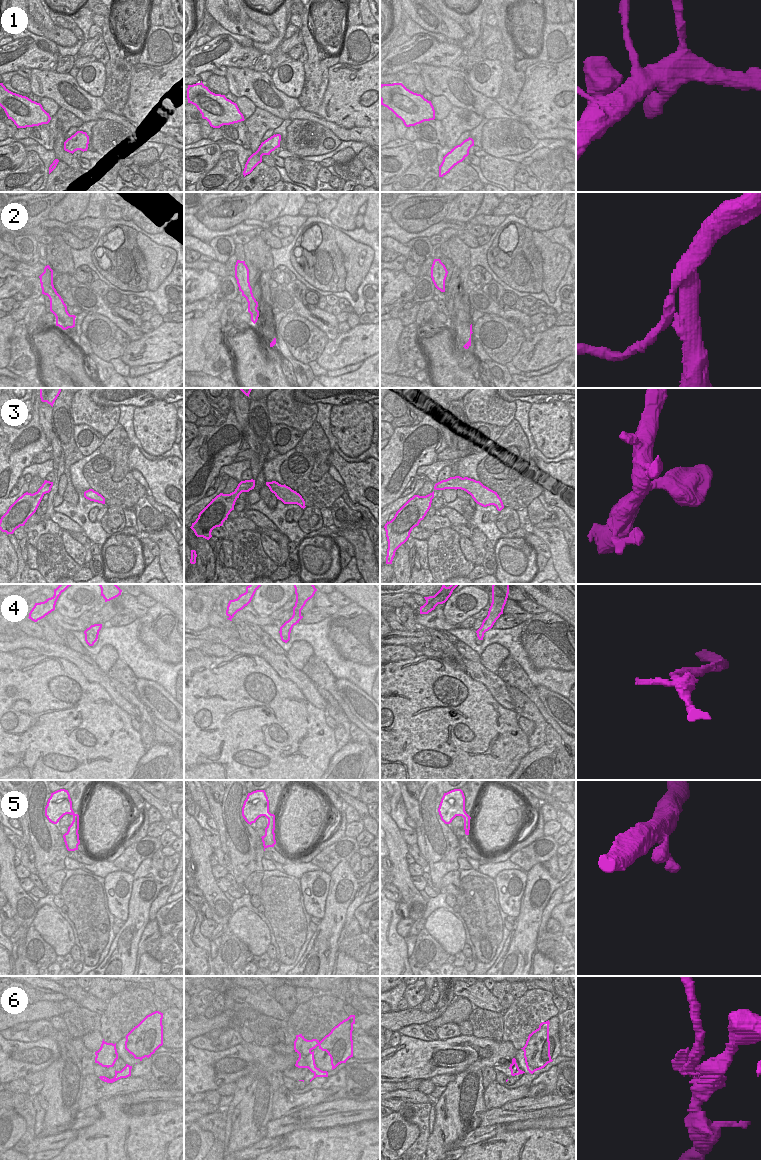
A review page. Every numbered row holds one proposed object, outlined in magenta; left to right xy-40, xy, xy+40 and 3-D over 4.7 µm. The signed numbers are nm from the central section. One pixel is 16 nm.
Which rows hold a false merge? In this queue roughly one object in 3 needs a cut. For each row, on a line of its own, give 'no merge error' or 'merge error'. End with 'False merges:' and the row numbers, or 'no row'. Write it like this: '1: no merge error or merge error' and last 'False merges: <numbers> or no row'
1: no merge error
2: no merge error
3: no merge error
4: no merge error
5: no merge error
6: merge error
False merges: 6

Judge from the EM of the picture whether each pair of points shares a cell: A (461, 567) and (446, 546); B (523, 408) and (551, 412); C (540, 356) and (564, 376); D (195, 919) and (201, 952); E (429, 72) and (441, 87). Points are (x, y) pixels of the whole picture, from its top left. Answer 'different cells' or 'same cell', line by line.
A: same cell
B: different cells
C: different cells
D: same cell
E: same cell

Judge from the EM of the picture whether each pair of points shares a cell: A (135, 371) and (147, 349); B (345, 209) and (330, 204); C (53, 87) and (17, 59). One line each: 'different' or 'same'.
A: different
B: different
C: different

